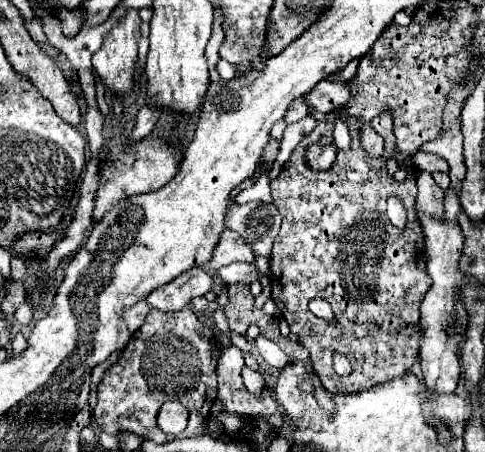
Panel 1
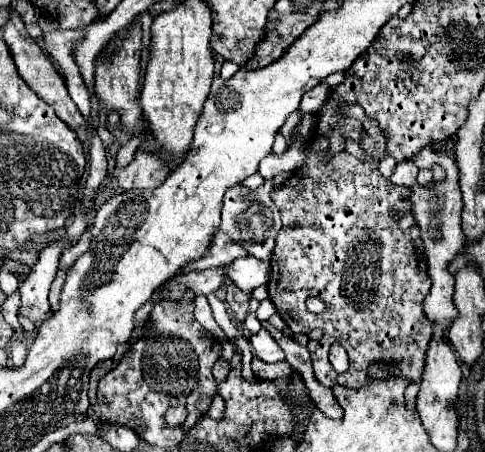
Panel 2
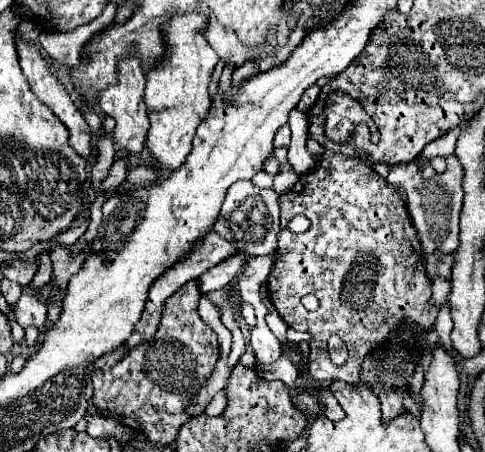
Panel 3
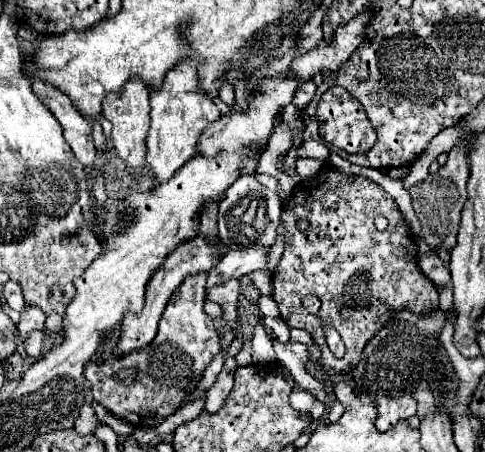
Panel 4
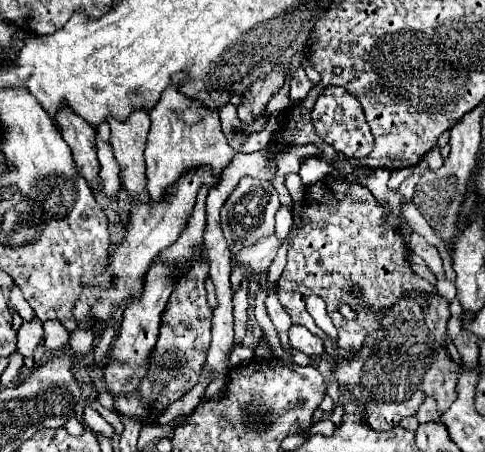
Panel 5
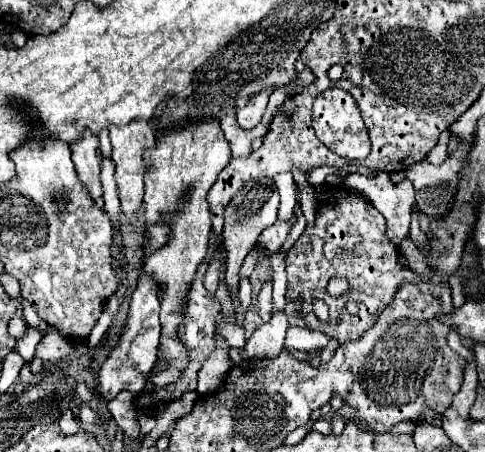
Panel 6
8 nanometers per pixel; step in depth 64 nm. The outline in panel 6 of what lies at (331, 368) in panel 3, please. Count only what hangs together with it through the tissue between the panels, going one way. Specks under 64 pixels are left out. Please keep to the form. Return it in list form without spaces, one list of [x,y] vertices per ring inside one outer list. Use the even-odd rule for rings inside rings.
[[[332,186],[326,192],[326,200],[320,206],[320,216],[316,218],[314,226],[308,226],[302,236],[296,240],[292,250],[286,256],[286,272],[288,272],[288,290],[286,298],[302,298],[304,300],[304,314],[306,322],[312,330],[326,332],[330,338],[336,338],[338,344],[358,340],[364,334],[380,312],[392,302],[396,290],[402,282],[416,282],[416,274],[412,270],[404,270],[398,266],[398,248],[388,240],[384,216],[372,206],[372,202],[364,196],[356,196],[356,192],[338,190]],[[318,256],[322,262],[318,262]],[[334,276],[344,276],[350,282],[350,290],[340,296],[332,298],[326,294],[328,280]],[[314,300],[324,300],[330,308],[330,320],[322,322],[312,312]],[[354,300],[360,306],[356,316],[346,312],[346,304]],[[344,312],[344,320],[342,320]]]

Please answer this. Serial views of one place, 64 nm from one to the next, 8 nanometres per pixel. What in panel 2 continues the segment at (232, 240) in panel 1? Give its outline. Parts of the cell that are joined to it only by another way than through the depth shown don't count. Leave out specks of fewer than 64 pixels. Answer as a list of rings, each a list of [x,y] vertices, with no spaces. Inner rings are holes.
[[[216,232],[214,238],[212,238],[212,244],[208,246],[208,252],[204,254],[204,258],[188,262],[188,264],[182,268],[182,272],[192,272],[192,270],[198,272],[198,270],[206,270],[206,268],[226,266],[226,264],[230,264],[232,260],[236,260],[236,258],[240,258],[240,256],[248,256],[246,250],[244,250],[240,244],[232,242],[226,234]]]

